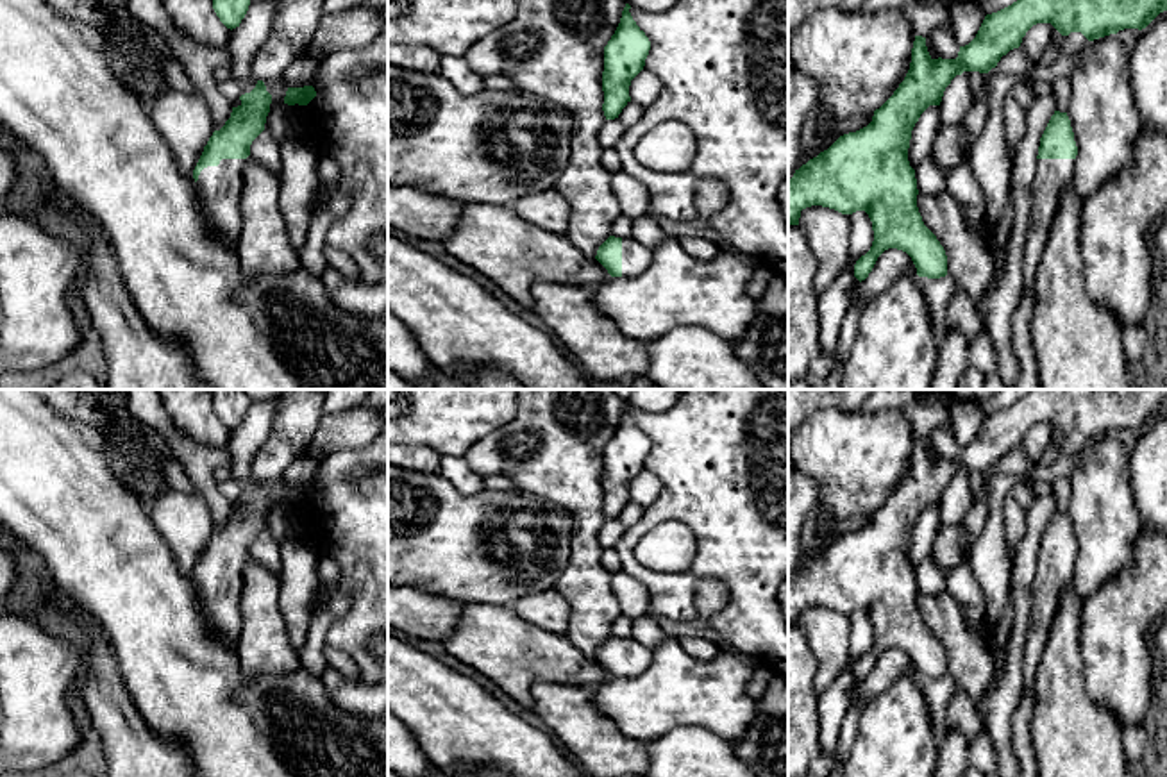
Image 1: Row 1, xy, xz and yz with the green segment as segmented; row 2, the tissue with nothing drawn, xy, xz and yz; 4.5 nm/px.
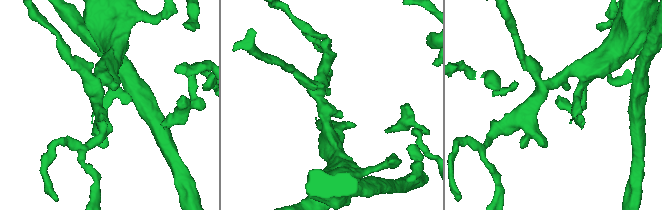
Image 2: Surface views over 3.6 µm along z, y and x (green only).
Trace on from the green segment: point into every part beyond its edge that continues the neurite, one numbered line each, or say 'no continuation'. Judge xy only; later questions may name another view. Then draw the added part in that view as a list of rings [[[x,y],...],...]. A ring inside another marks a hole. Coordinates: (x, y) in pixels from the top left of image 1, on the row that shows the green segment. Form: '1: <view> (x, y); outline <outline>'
1: xy (220, 186); outline [[[222,159],[218,166],[204,168],[197,180],[202,213],[211,232],[231,248],[238,245],[241,230],[243,168],[245,159]]]

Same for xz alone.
1: xz (635, 258); outline [[[633,238],[622,239],[622,275],[636,275],[647,268],[651,250],[636,243]]]

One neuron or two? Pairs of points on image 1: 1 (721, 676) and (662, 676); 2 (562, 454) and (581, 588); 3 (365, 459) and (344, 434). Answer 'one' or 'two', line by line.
1: one
2: one
3: two

